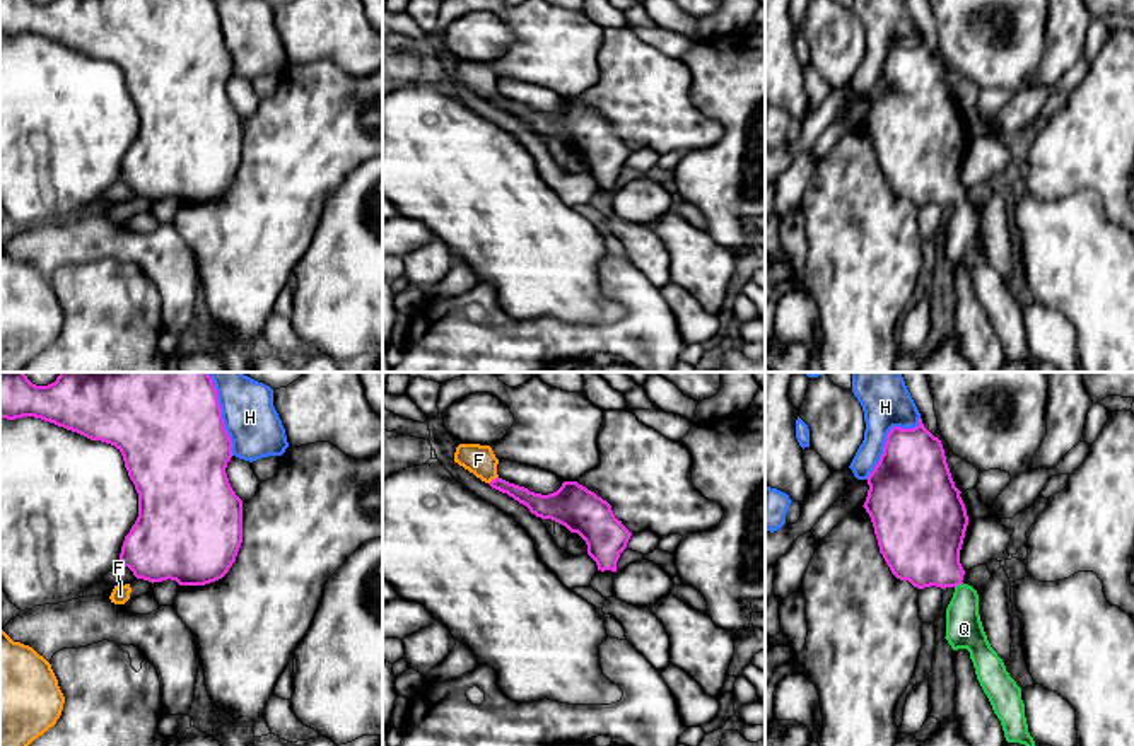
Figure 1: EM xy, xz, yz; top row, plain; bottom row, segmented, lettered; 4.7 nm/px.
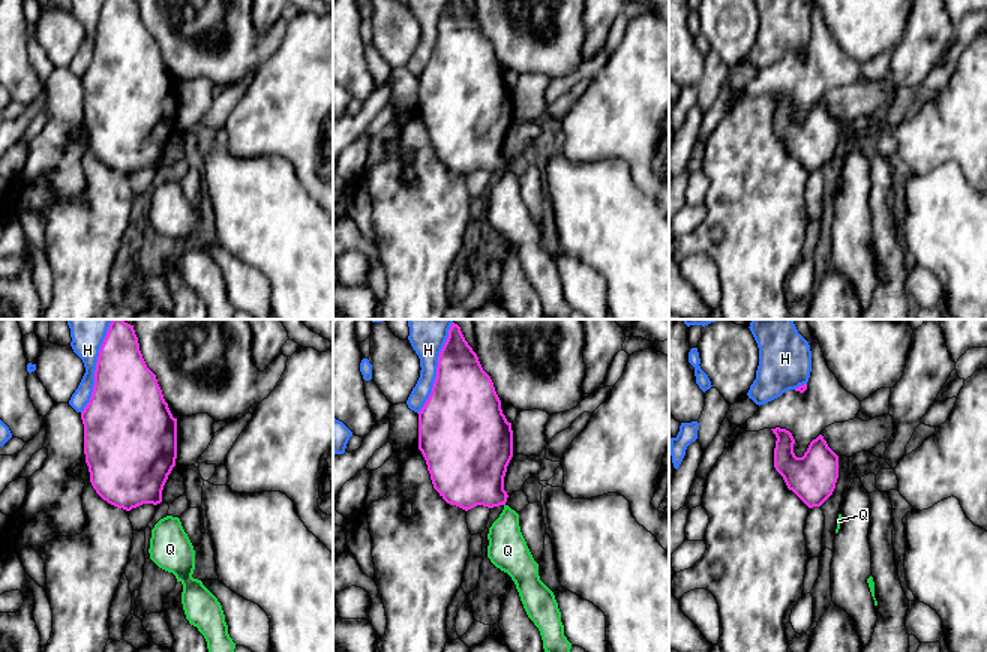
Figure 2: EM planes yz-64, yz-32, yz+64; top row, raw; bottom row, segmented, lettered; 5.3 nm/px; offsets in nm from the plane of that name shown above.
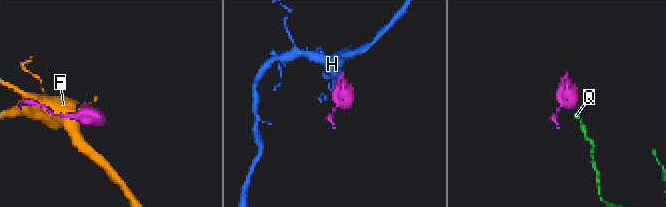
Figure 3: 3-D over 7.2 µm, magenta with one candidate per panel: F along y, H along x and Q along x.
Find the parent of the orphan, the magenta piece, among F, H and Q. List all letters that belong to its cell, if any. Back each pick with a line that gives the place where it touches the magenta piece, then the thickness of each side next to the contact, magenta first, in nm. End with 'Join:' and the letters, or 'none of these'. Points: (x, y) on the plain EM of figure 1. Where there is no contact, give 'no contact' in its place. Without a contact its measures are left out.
Q: yz (958, 202) | 360/180 nm
Join: Q

